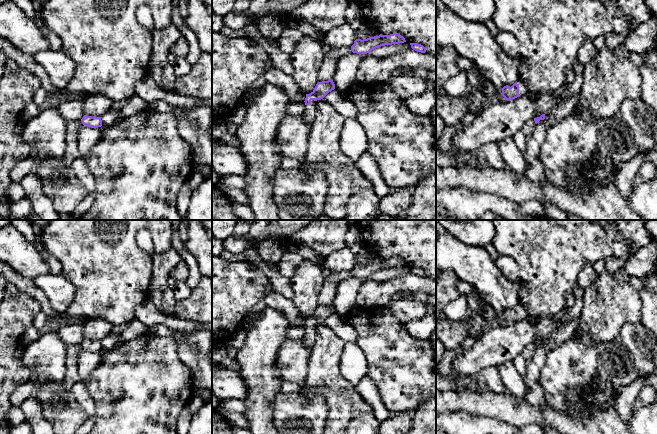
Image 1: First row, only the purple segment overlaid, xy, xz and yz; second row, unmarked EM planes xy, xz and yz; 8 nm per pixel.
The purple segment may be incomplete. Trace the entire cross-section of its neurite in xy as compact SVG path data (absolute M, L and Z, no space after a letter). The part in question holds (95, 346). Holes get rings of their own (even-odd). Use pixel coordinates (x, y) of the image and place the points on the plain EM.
M84 339L83 342L81 343L81 346L85 350L93 351L93 352L98 352L102 350L101 341L96 341L96 340L92 341L92 340Z

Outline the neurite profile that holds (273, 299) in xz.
M270 290L267 292L265 303L268 307L277 309L287 318L290 327L304 326L306 318L300 317L297 308L294 305L293 300L285 298L280 293Z

